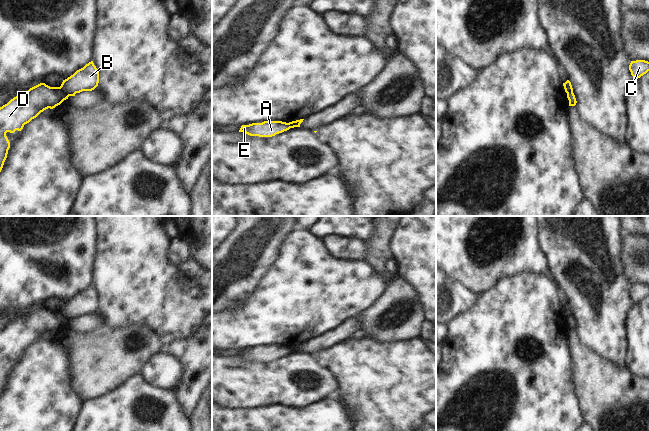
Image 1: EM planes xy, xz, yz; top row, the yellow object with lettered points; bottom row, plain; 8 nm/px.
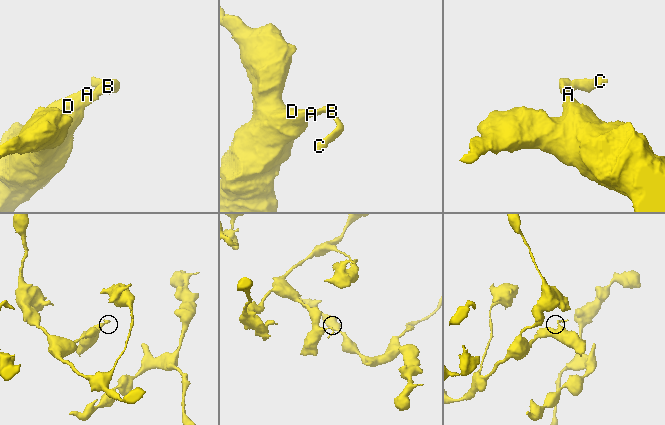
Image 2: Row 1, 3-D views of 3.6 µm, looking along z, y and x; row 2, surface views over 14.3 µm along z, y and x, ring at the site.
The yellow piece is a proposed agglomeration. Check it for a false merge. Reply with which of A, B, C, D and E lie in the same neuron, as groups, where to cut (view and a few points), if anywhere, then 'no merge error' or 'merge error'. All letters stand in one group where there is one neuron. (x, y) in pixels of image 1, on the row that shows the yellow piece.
A D E / B C; cut in xy along (60, 86), (69, 95); merge error

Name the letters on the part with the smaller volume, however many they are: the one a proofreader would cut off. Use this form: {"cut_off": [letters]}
{"cut_off": ["B", "C"]}

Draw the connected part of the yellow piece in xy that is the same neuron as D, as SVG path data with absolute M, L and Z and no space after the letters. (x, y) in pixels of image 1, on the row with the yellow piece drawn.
M40 83L30 88L23 96L16 96L0 107L0 172L10 148L6 133L21 131L25 124L41 112L55 108L68 97L61 87L50 87Z

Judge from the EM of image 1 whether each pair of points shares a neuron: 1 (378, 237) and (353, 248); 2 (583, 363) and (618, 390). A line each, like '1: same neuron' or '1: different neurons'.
1: different neurons
2: same neuron

